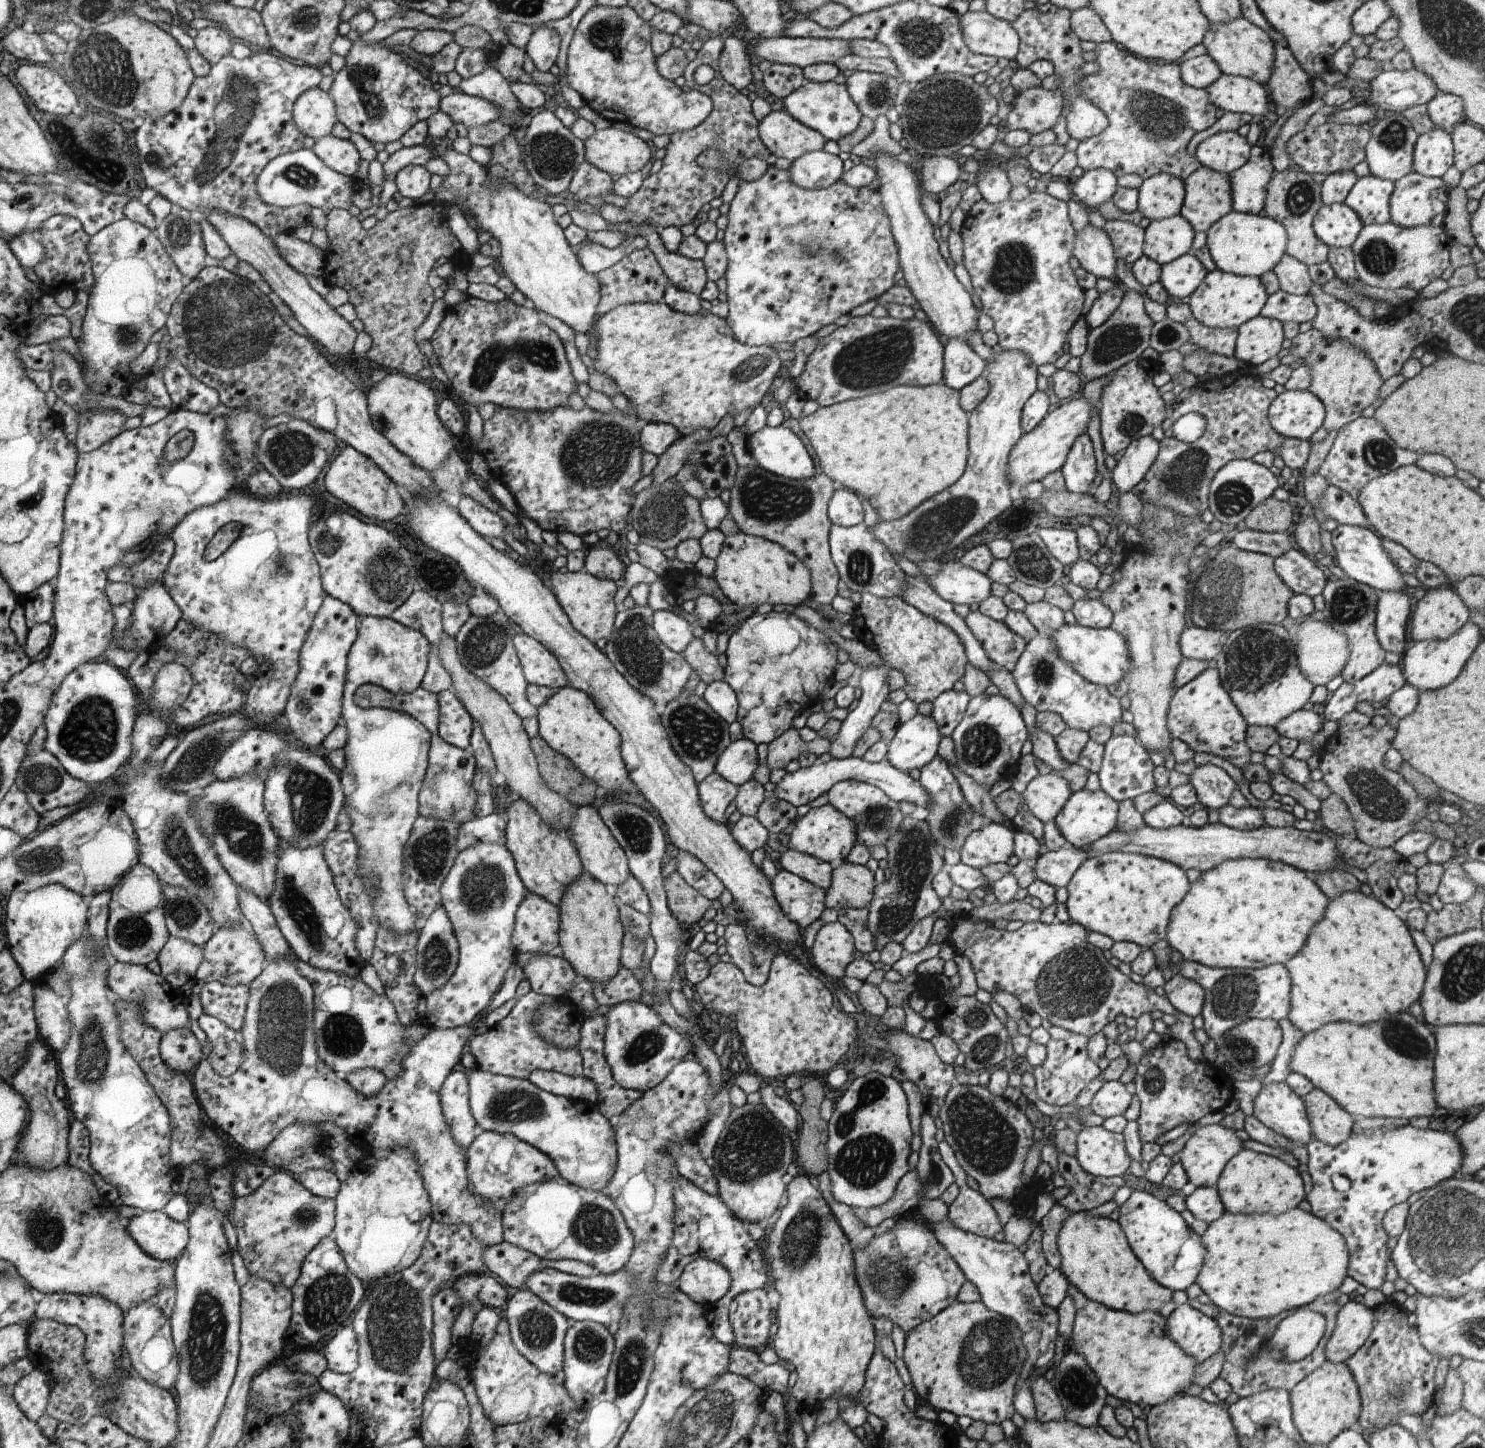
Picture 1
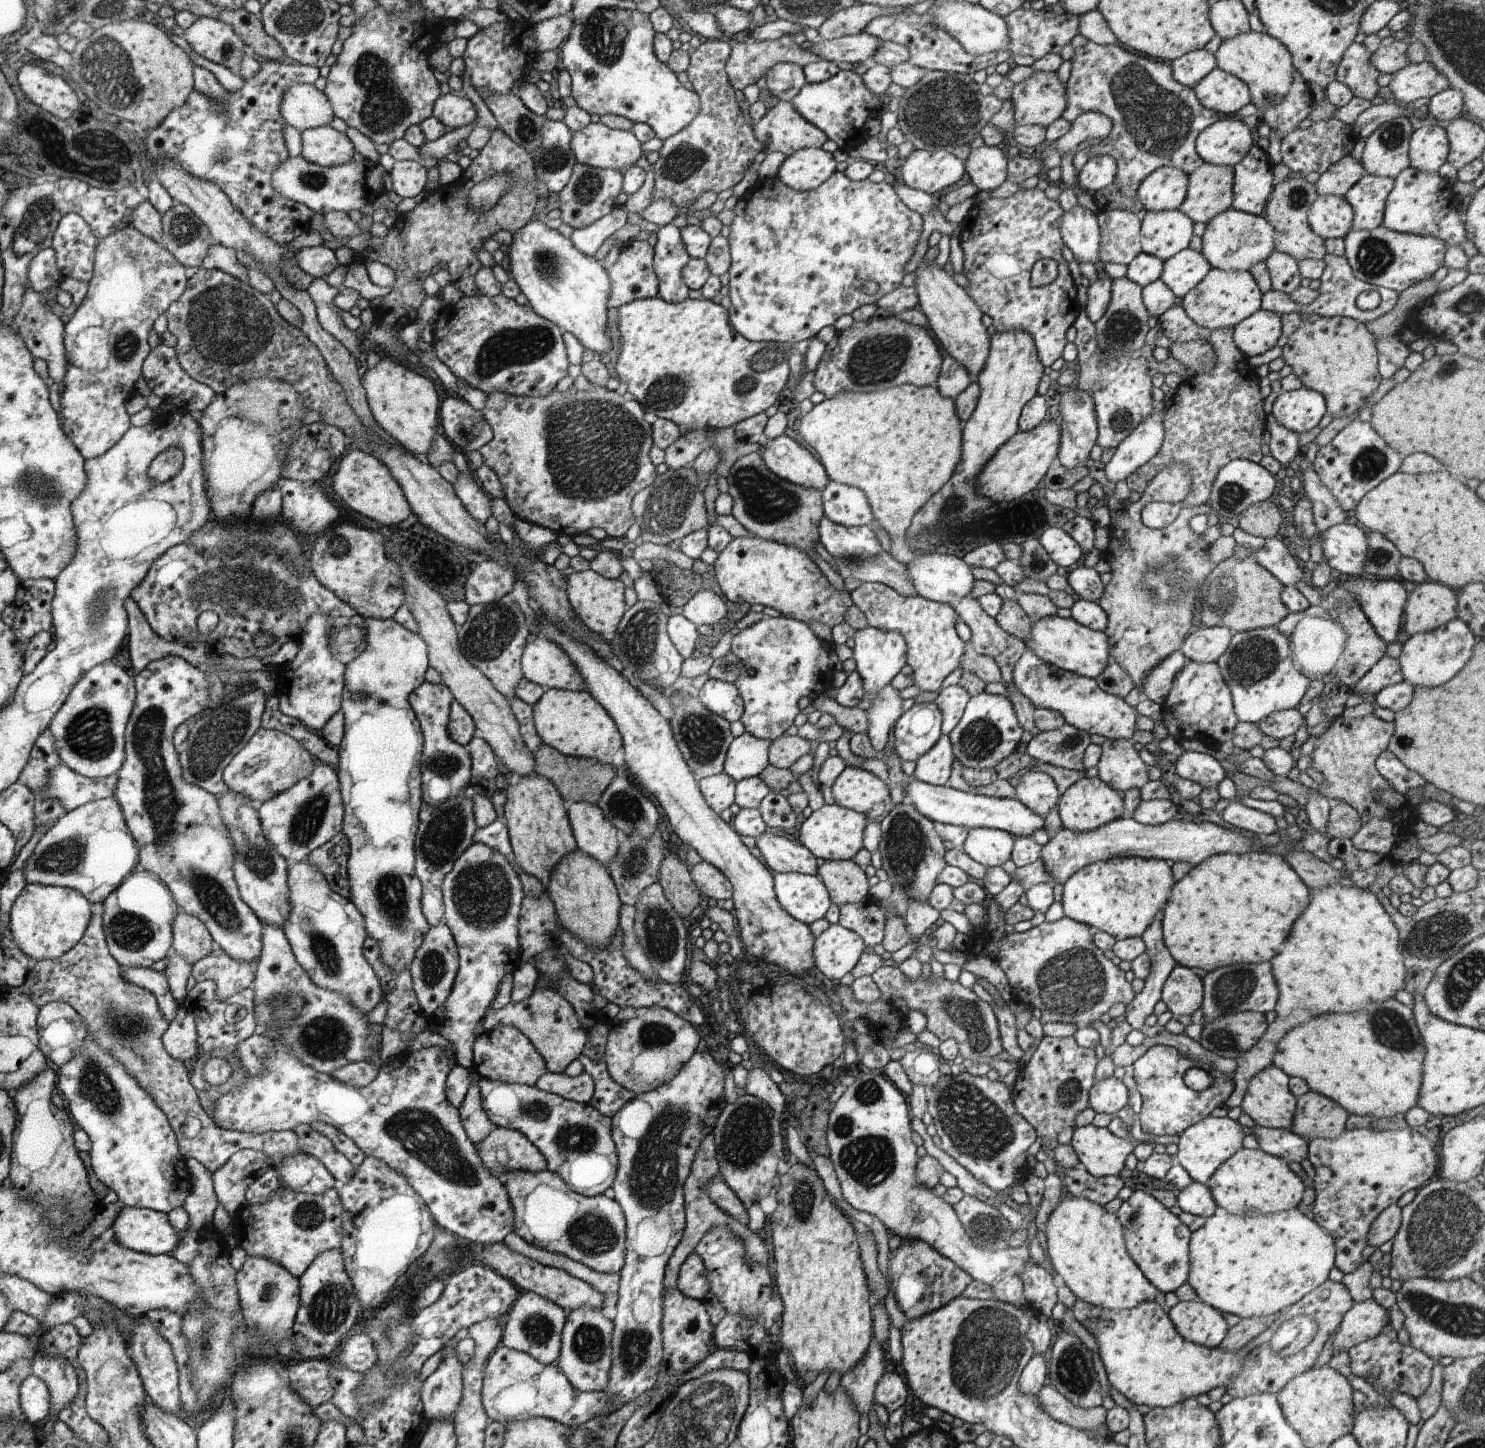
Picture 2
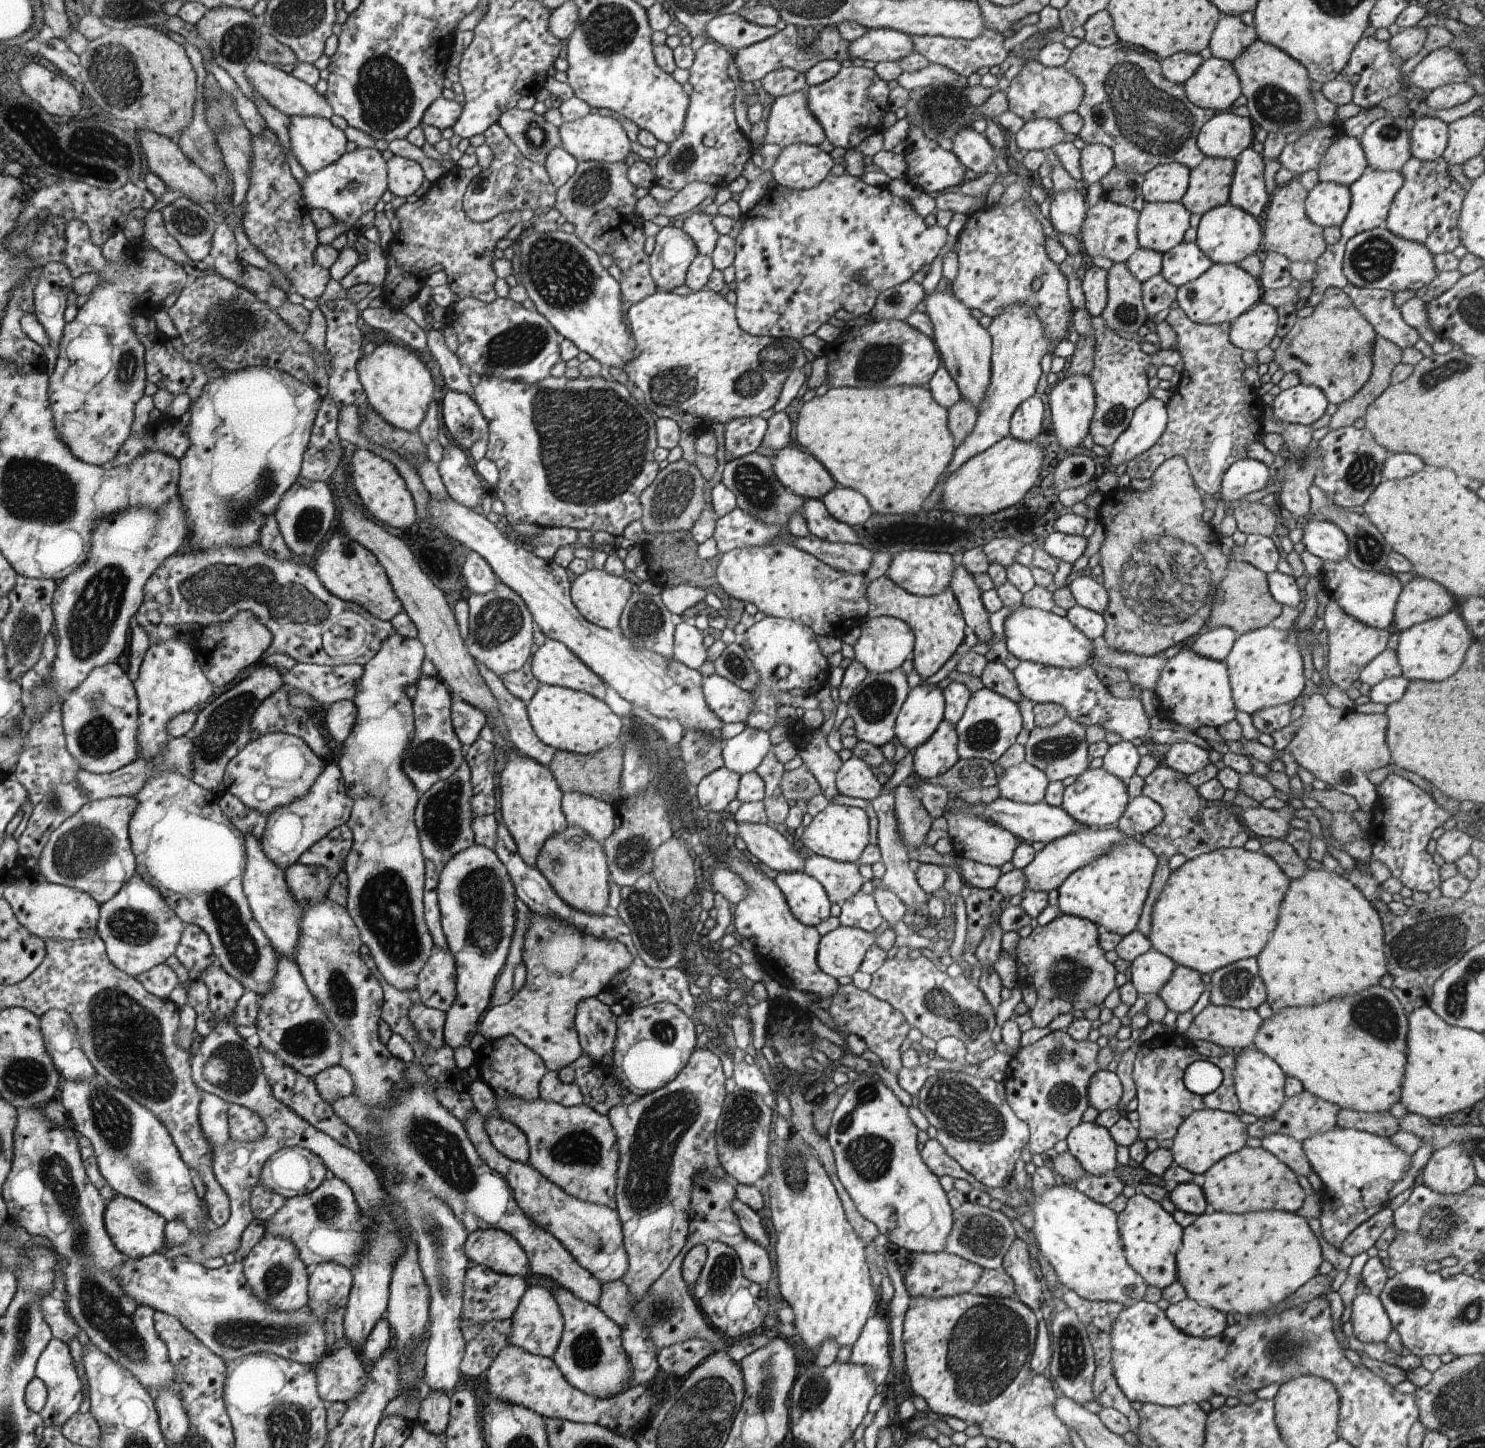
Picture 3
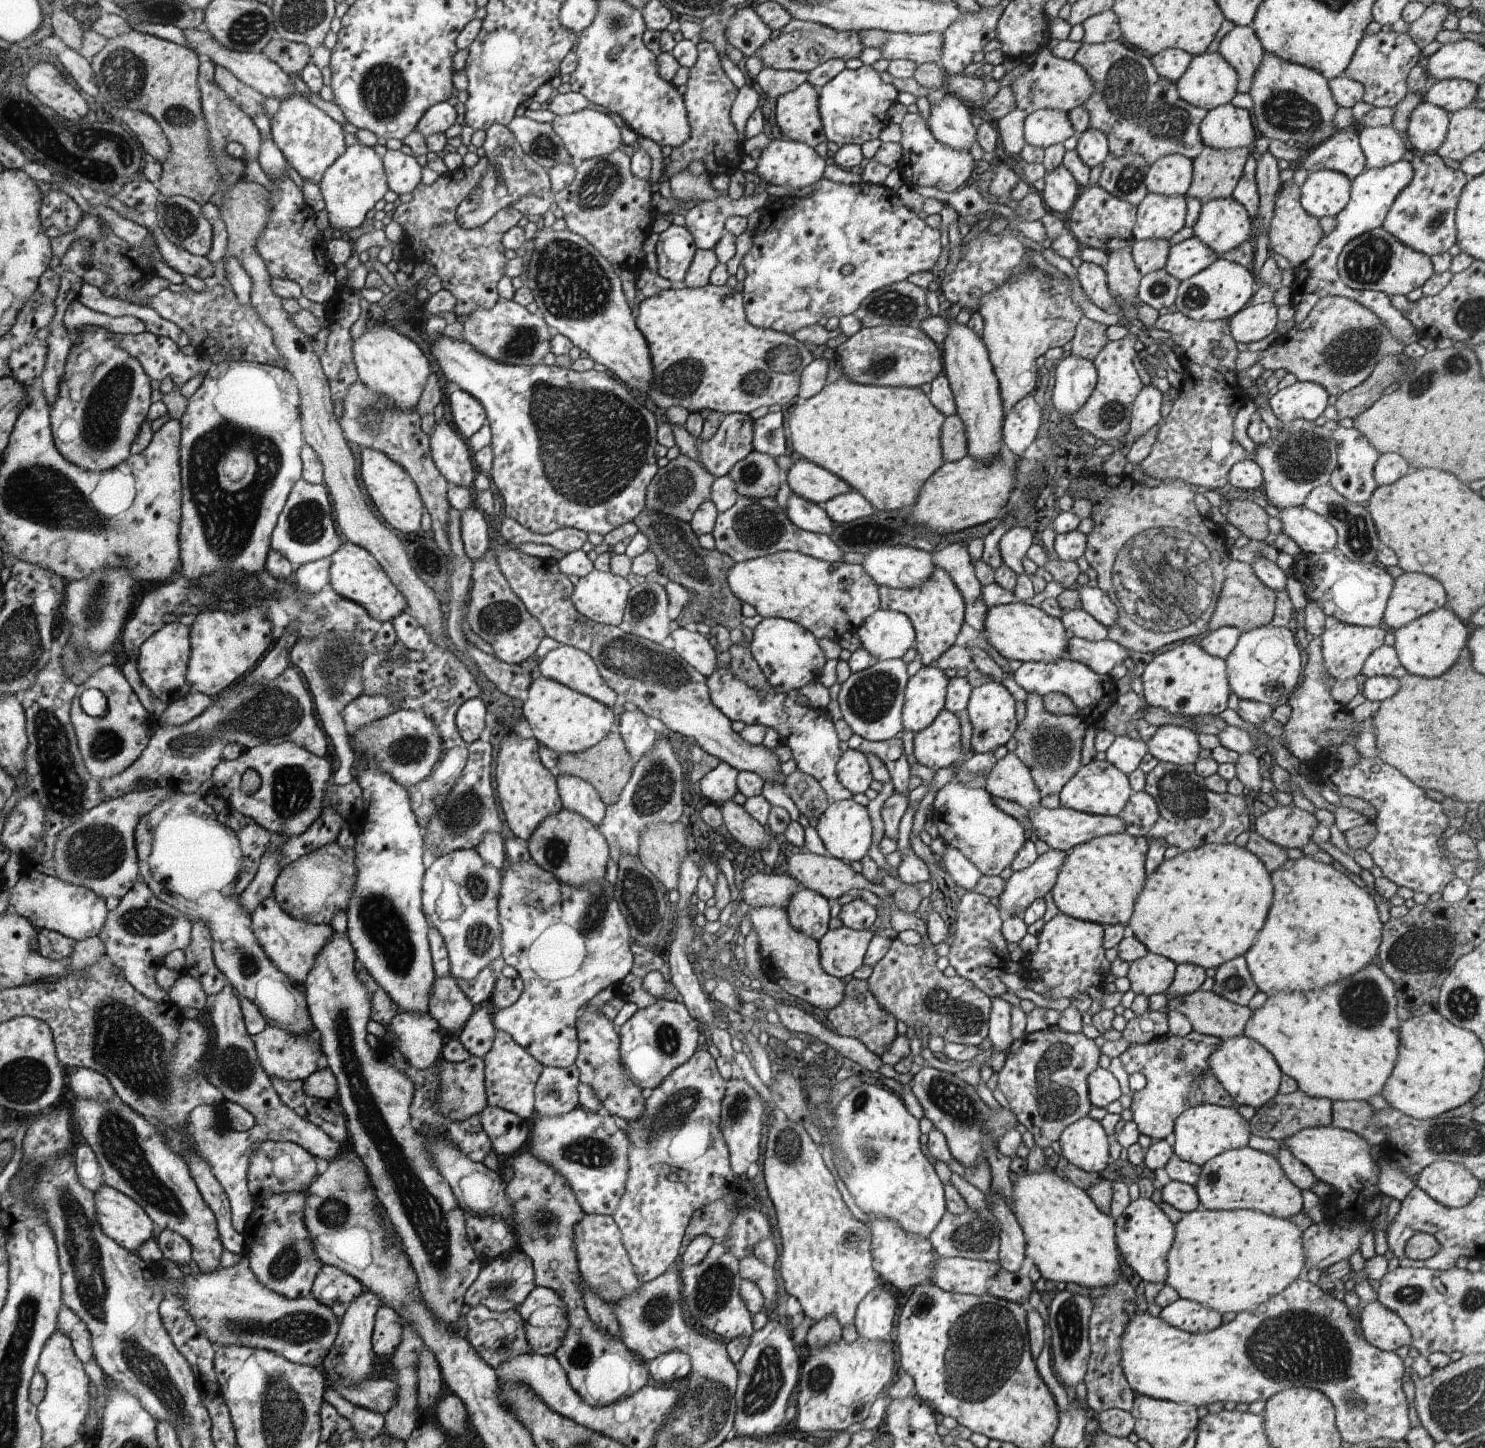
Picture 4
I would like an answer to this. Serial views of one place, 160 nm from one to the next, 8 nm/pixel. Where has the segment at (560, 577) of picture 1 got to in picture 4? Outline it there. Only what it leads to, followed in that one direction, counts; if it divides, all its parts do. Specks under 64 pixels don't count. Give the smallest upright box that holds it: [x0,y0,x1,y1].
[572,569,630,626]

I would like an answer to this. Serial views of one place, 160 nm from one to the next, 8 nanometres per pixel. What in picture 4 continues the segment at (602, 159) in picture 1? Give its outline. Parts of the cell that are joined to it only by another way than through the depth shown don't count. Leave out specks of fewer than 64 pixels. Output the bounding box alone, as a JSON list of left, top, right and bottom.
[551,108,622,166]

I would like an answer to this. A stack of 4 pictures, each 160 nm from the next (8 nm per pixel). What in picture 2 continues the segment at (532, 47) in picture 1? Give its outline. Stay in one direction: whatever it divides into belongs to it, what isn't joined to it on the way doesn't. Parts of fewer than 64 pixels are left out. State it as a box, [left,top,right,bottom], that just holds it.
[534,14,573,52]

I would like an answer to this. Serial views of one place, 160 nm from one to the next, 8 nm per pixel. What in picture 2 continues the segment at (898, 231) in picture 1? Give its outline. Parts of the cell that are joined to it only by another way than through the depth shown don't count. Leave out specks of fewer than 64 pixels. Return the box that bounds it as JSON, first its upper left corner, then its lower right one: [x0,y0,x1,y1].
[914,262,991,382]

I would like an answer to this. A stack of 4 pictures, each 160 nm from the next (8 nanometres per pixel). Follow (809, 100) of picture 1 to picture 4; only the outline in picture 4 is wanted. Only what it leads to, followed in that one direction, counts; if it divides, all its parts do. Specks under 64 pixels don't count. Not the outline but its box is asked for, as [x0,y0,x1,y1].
[818,65,899,147]

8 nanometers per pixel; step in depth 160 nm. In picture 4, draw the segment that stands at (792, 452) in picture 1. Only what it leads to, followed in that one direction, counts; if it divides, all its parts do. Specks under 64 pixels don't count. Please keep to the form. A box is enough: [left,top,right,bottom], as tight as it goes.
[785,457,852,505]

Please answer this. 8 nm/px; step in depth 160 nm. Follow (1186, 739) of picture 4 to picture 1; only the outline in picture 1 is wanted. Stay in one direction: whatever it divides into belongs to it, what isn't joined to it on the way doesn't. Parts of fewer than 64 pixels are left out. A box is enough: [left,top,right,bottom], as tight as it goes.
[1189,763,1238,811]

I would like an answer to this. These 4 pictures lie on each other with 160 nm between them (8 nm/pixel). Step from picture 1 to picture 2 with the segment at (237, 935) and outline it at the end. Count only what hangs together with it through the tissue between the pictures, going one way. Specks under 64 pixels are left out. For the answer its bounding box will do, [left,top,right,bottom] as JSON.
[192,946,258,1000]

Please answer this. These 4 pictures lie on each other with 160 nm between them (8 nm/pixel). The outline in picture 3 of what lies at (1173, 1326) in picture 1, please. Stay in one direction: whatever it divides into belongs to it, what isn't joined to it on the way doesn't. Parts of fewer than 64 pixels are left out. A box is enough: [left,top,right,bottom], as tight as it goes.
[1165,1298,1227,1338]

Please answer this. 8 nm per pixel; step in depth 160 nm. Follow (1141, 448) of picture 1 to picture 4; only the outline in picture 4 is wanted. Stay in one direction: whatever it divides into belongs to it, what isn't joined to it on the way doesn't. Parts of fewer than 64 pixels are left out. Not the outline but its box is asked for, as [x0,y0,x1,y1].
[1122,384,1163,450]

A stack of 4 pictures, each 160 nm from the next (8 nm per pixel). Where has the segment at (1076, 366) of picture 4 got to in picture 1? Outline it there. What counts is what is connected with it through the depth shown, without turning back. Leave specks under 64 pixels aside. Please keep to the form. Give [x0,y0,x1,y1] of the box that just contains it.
[1061,433,1096,494]

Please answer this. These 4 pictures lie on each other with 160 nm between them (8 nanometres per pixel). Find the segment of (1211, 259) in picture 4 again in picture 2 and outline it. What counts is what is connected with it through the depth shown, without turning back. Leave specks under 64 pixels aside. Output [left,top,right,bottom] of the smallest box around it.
[1160,247,1211,298]

